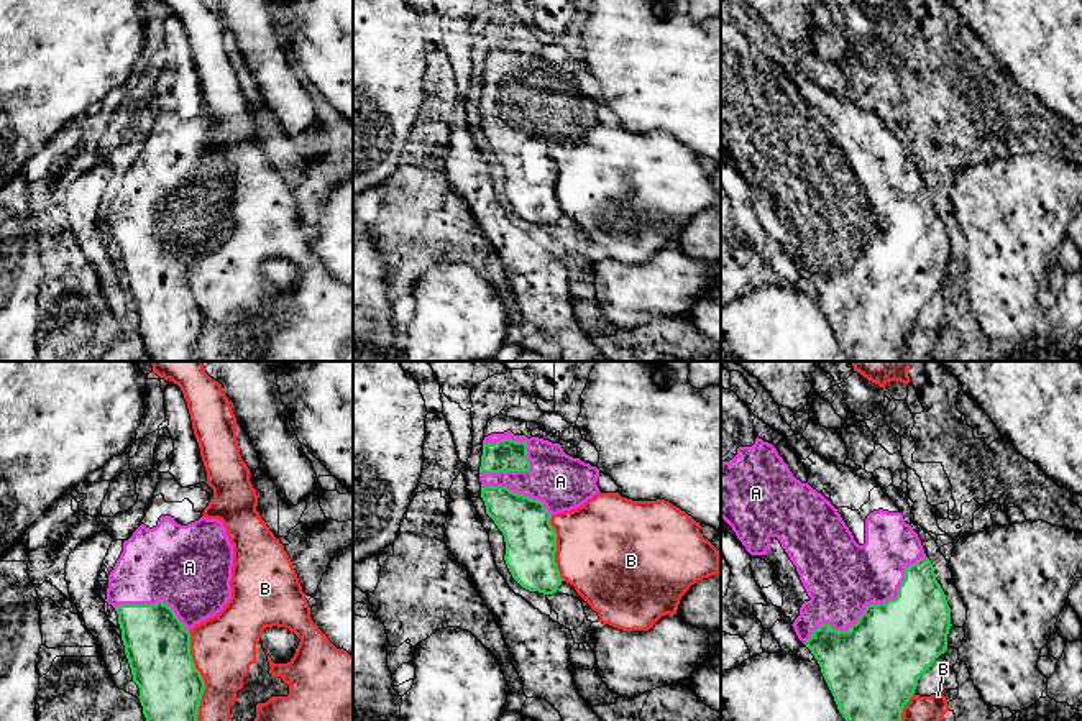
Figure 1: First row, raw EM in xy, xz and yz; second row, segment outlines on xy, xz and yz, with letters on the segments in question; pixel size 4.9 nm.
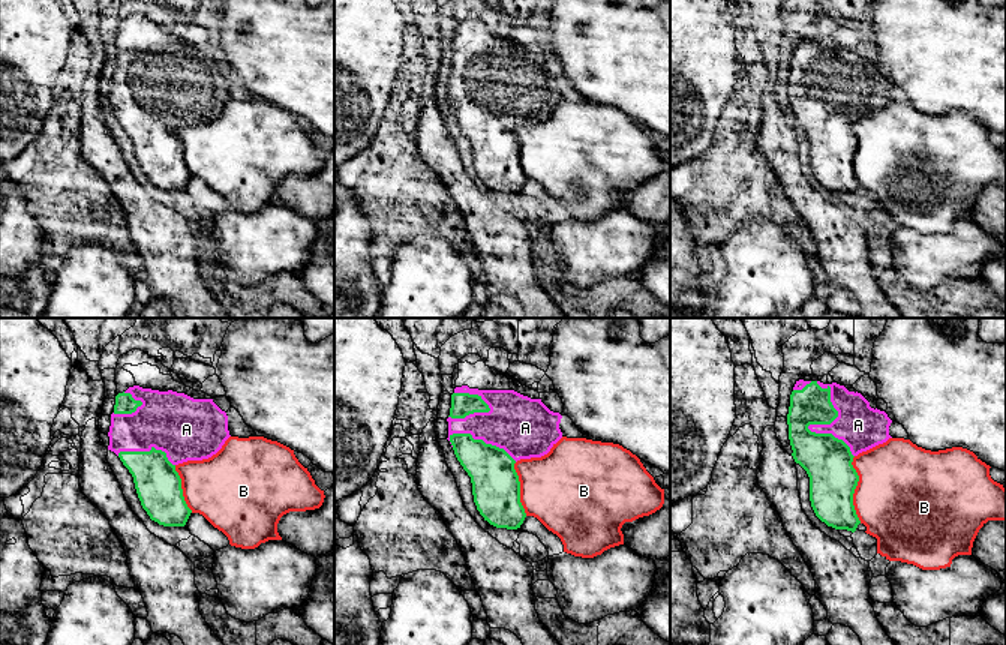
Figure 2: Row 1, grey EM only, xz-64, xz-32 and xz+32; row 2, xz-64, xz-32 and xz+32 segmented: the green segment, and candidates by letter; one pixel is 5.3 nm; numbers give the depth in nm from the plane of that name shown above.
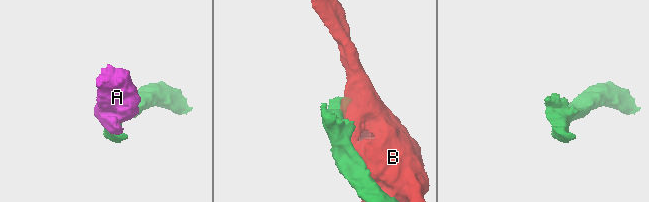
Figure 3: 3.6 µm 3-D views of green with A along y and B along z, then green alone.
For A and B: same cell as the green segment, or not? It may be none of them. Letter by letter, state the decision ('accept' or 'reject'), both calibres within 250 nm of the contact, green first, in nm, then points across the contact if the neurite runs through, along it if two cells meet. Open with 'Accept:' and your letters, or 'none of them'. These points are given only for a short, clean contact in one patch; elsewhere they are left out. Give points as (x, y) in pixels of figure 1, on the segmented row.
Accept: A
A: accept | 420/360 nm
B: reject | 320/320 nm

